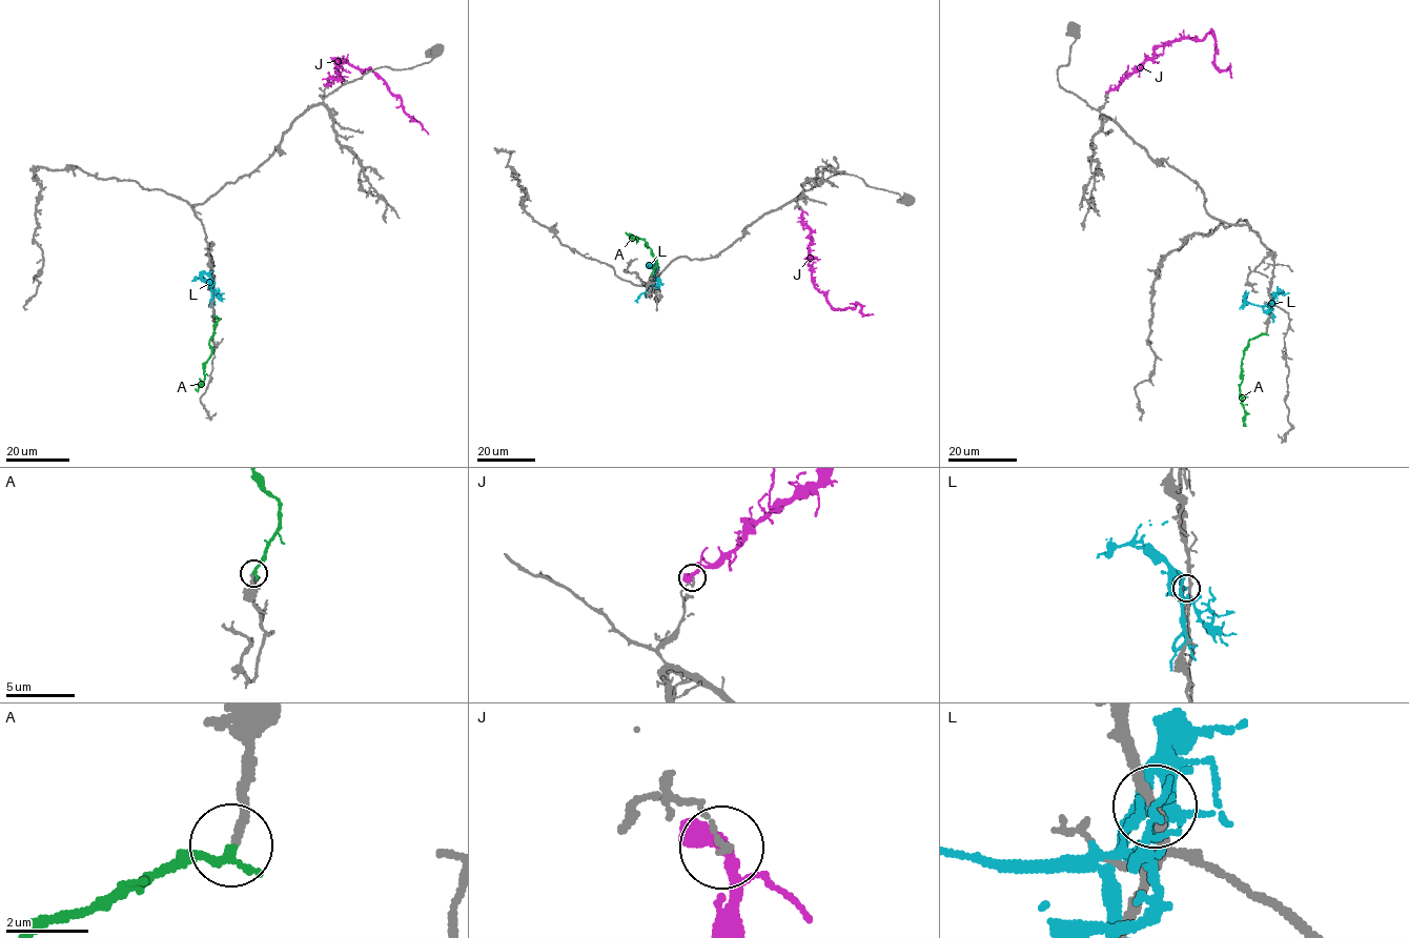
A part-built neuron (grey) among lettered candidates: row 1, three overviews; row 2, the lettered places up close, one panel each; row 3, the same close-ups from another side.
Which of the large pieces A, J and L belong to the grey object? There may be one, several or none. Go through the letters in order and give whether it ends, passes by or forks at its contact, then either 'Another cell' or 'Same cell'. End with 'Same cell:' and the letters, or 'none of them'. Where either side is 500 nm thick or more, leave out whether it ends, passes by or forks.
A: It passes by. Same cell
J: It forks there. Another cell
L: It passes by. Another cell
Same cell: A

